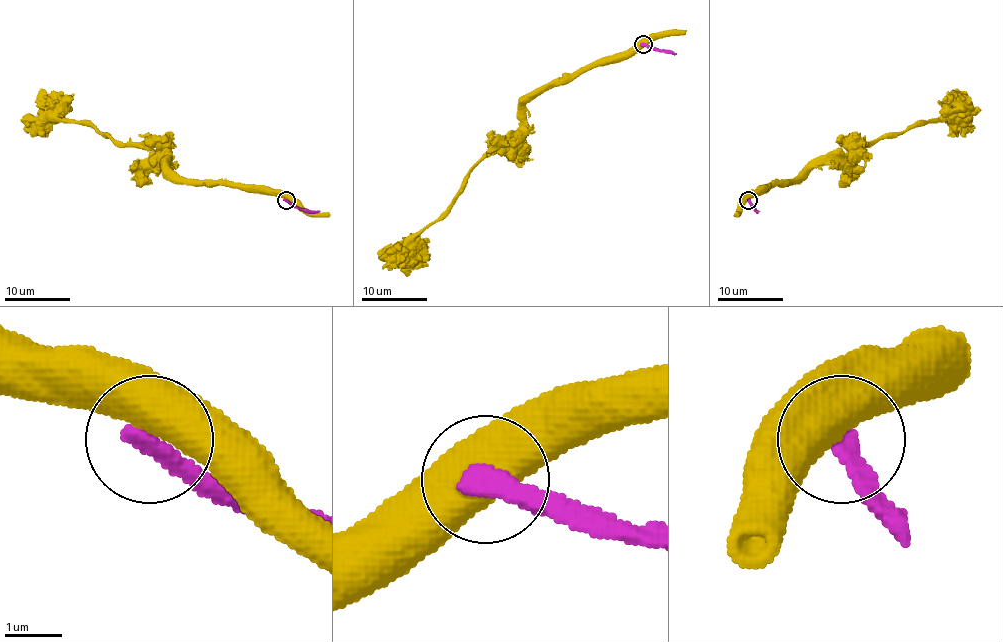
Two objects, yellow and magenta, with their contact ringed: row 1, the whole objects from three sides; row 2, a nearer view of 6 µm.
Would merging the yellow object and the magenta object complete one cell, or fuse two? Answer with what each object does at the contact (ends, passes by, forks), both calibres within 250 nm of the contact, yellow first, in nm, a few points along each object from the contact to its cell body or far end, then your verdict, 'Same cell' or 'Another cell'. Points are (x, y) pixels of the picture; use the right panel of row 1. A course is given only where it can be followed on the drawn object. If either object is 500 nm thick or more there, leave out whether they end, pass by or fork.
Thickness 750 nm (yellow) against 400 nm. Course of yellow: (748, 199), (766, 186), (788, 184), (809, 167), (915, 124), (963, 121), (973, 131). Course of magenta: (748, 200), (758, 212). Another cell

